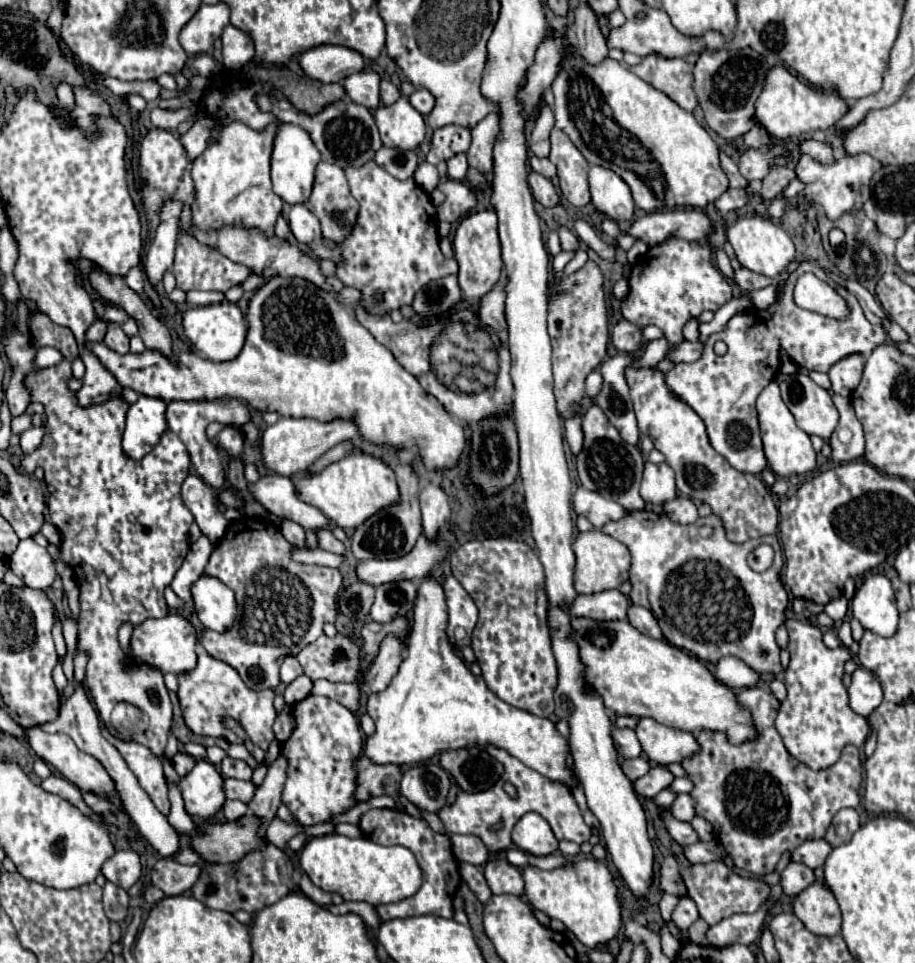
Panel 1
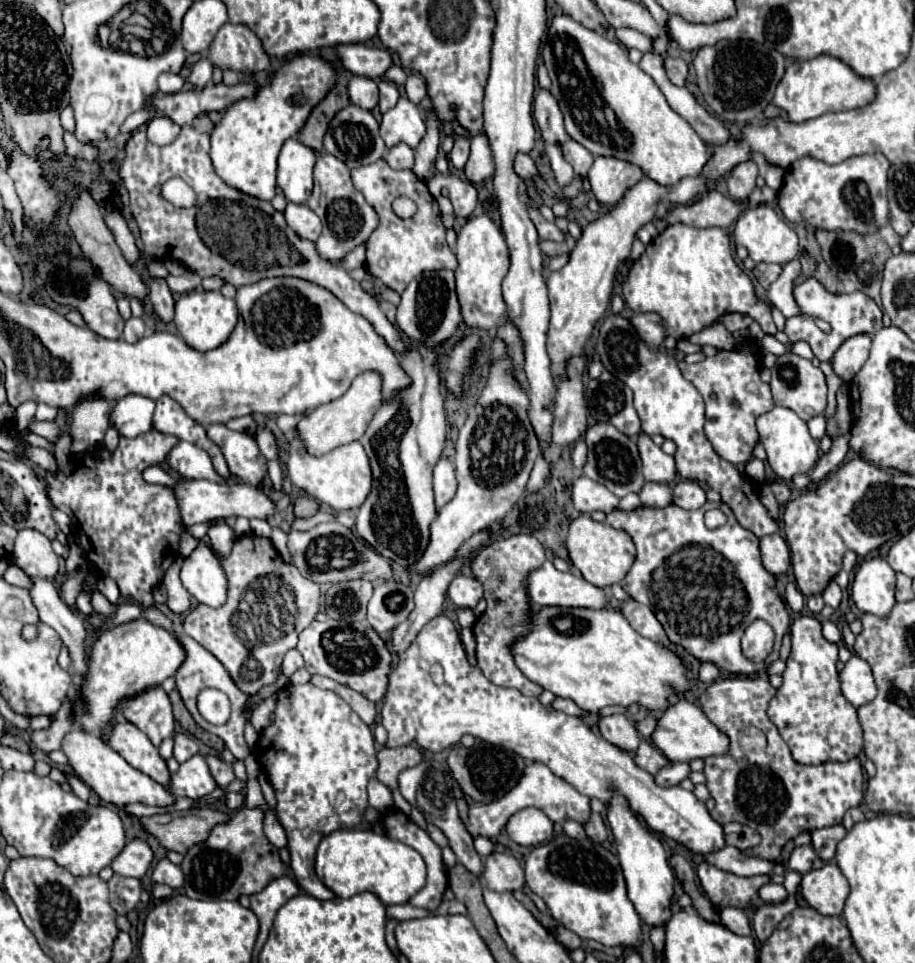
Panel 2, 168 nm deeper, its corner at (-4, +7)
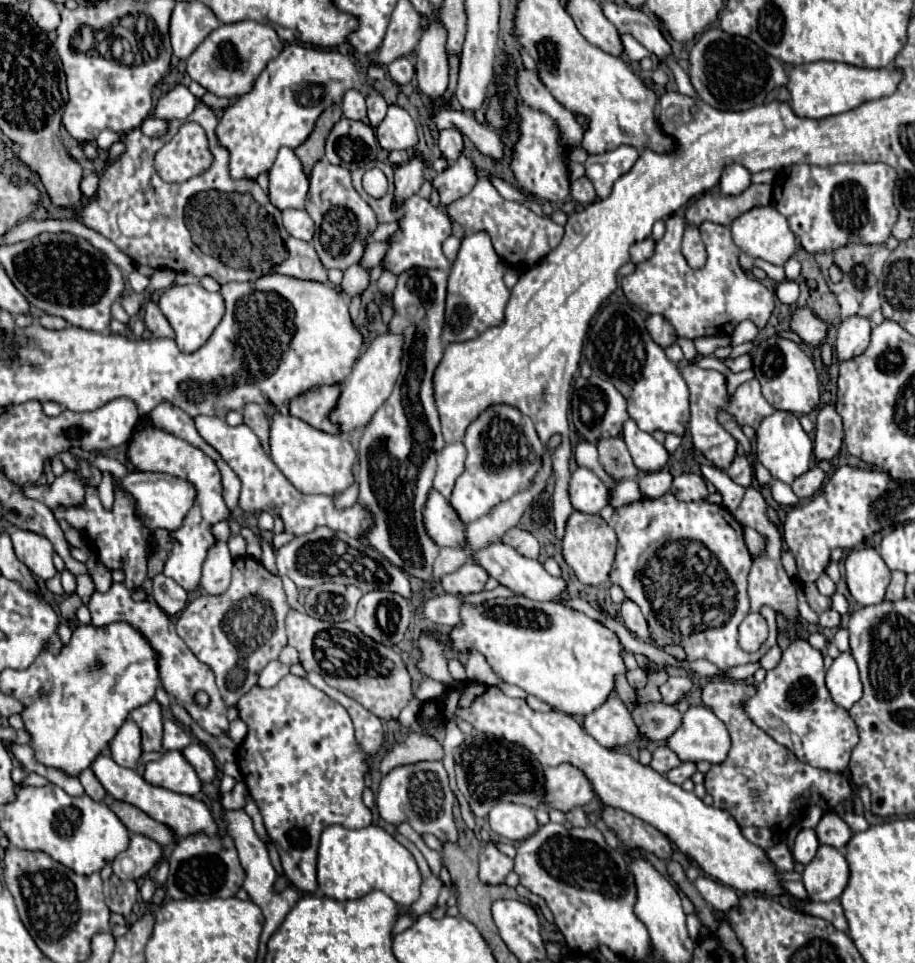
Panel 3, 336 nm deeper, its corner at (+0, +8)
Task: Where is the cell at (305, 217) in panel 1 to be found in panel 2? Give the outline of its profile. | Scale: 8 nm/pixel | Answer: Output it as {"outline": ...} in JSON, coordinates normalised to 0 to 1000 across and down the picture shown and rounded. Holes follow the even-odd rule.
{"outline":[[[314,211],[311,229],[331,248],[344,250],[351,244],[351,229],[349,229],[349,225],[336,213]]]}

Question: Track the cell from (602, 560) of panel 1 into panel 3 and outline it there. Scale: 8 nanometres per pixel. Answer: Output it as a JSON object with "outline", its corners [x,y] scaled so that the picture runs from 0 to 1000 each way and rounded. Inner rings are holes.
{"outline":[[[628,530],[622,536],[615,557],[615,579],[622,586],[622,590],[628,594],[633,604],[644,609],[655,609],[663,604],[672,584],[672,573],[674,573],[674,555],[666,548],[666,544],[655,534],[646,536]]]}

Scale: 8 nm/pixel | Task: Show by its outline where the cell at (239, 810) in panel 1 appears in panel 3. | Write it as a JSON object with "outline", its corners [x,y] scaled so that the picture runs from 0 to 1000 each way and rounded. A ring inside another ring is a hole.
{"outline":[[[259,812],[259,816],[242,827],[242,837],[246,841],[261,841],[268,835],[268,814]]]}

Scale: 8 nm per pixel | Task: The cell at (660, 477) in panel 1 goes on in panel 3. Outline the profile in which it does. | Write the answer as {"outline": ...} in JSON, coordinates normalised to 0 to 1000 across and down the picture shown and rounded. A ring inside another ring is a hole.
{"outline":[[[685,436],[681,440],[681,457],[685,459],[685,465],[698,488],[720,490],[727,486],[731,471],[725,461],[720,461],[711,451],[698,447],[692,436]]]}

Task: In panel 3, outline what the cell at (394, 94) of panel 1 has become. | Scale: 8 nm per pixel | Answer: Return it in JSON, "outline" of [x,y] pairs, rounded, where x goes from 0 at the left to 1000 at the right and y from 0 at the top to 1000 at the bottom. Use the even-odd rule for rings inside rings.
{"outline":[[[408,93],[408,96],[401,98],[401,118],[403,118],[405,131],[412,131],[421,123],[423,112],[425,112],[425,108],[419,102],[419,98],[414,98],[412,93]]]}

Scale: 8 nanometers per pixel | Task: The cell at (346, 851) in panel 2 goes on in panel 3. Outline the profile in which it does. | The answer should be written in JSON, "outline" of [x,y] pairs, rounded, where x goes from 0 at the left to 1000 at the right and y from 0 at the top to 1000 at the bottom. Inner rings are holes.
{"outline":[[[357,858],[349,876],[346,916],[349,926],[366,935],[386,935],[405,924],[416,924],[434,939],[447,941],[458,933],[462,910],[451,887],[419,860],[401,858],[395,862],[381,862],[375,858]]]}

